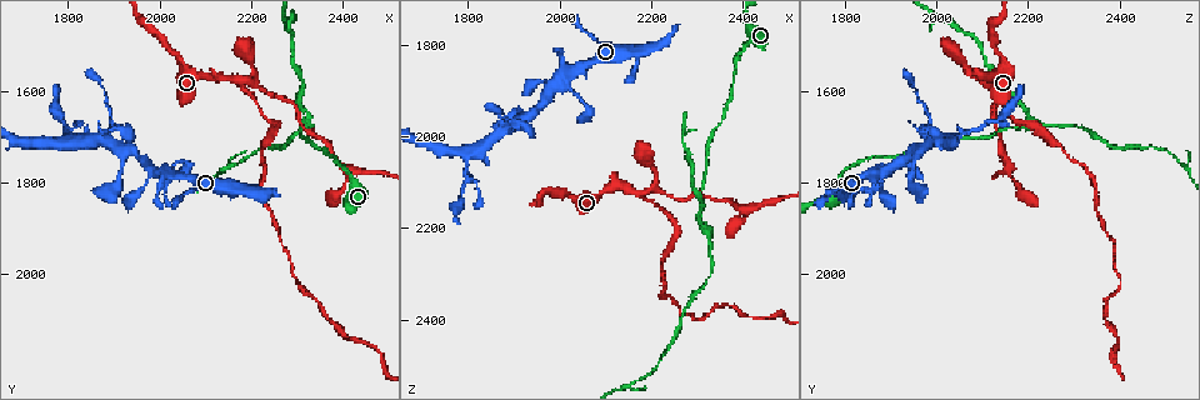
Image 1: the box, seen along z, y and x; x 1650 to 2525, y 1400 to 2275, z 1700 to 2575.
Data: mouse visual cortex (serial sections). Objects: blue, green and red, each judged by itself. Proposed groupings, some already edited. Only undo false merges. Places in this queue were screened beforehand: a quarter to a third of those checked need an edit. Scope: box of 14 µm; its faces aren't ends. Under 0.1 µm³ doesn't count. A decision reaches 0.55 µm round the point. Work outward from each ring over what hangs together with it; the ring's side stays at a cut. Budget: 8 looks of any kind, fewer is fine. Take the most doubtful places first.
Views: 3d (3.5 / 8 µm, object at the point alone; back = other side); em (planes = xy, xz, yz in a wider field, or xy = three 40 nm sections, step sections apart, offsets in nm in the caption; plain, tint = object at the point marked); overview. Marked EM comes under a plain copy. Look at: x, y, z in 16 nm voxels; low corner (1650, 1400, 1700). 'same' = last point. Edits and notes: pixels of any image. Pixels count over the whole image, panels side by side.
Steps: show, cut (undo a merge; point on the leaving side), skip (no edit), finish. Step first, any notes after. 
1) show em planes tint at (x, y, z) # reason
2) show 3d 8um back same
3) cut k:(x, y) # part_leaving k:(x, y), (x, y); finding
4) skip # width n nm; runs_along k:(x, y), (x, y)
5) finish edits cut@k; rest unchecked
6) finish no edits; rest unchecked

show 3d 3.5um at (2175, 1580, 2125) # abrupt turn

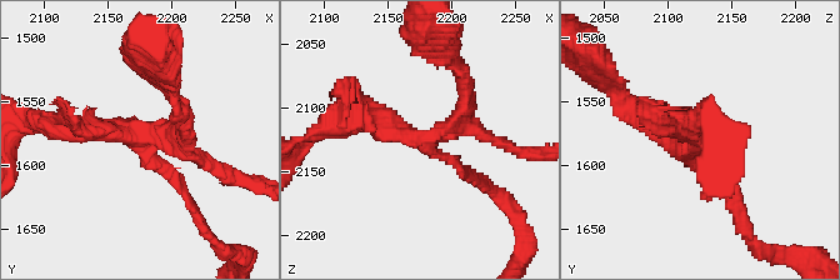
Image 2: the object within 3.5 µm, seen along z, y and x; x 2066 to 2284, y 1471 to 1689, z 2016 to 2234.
show em xy step 3 tint at (2174, 1580, 2124)

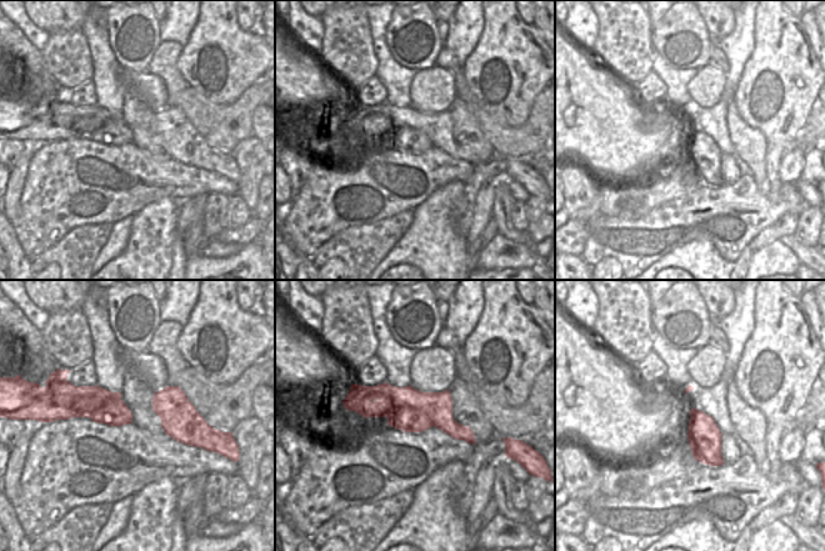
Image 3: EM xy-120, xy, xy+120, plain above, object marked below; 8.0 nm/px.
cut 2:(176, 183) # arms 4; arm_widths 100, 200, 200, 300 nm; part_leaving 2:(149, 149), (214, 241); two cells meet here

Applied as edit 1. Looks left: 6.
show overview # see it whole again

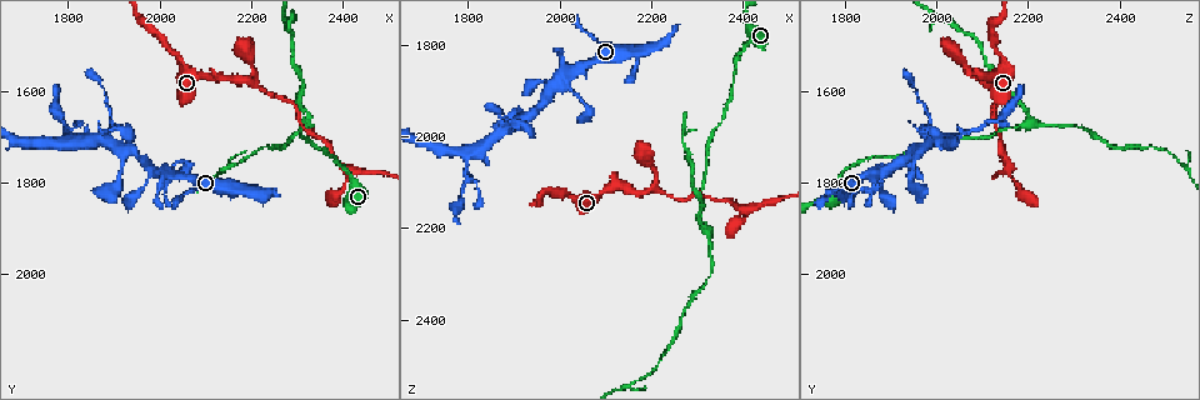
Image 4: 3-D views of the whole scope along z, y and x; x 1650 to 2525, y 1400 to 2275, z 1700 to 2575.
show 3d 8um at (2320, 1665, 2200) # branch point

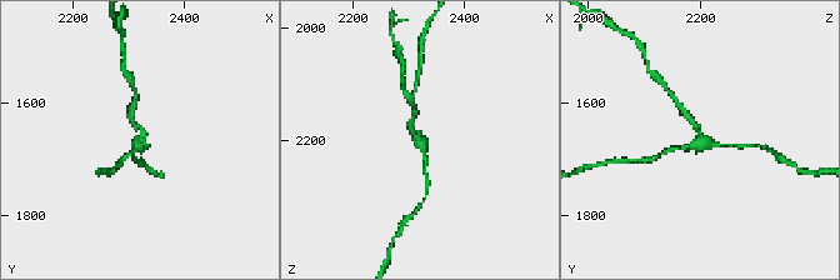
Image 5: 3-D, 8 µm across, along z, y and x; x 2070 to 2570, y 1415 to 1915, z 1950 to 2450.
show em xy step 1 tint at (2315, 1675, 2210) # arms 3; arm_widths 150, 150, 200 nm; shape alone is not enough

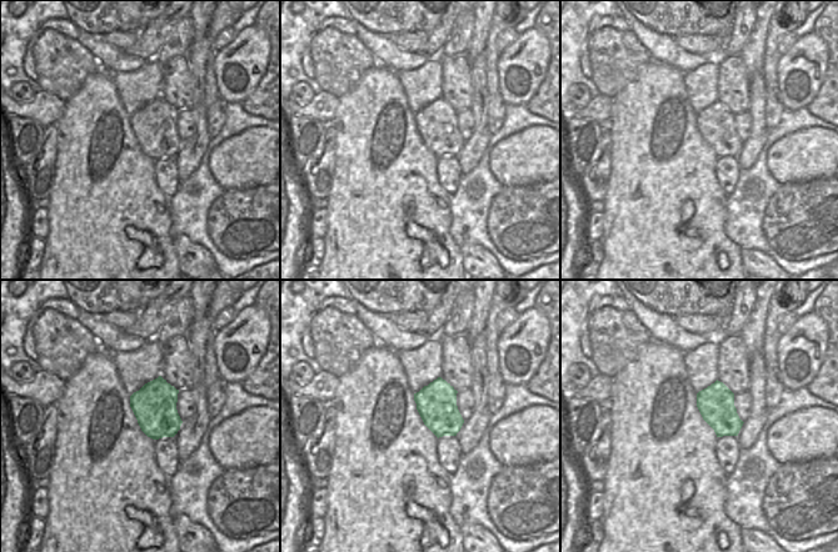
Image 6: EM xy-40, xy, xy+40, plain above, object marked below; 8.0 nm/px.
cut 5:(130, 114) # part_leaving 5:(143, 135), (130, 115), (135, 96); two cells meet here

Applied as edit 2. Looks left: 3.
show 3d 3.5um at (2010, 1785, 1875) # calibre changes

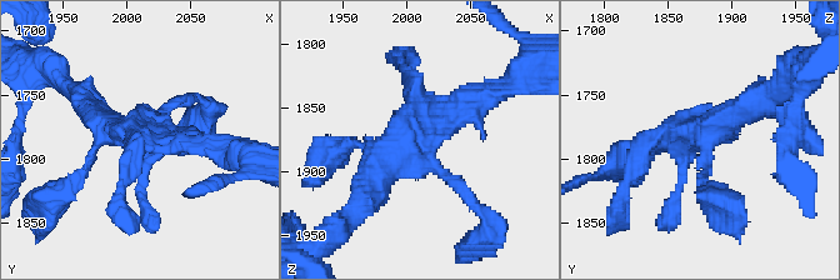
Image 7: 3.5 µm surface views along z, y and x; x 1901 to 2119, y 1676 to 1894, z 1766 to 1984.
show em xy step 3 tint at (2008, 1780, 1870) # need the tissue

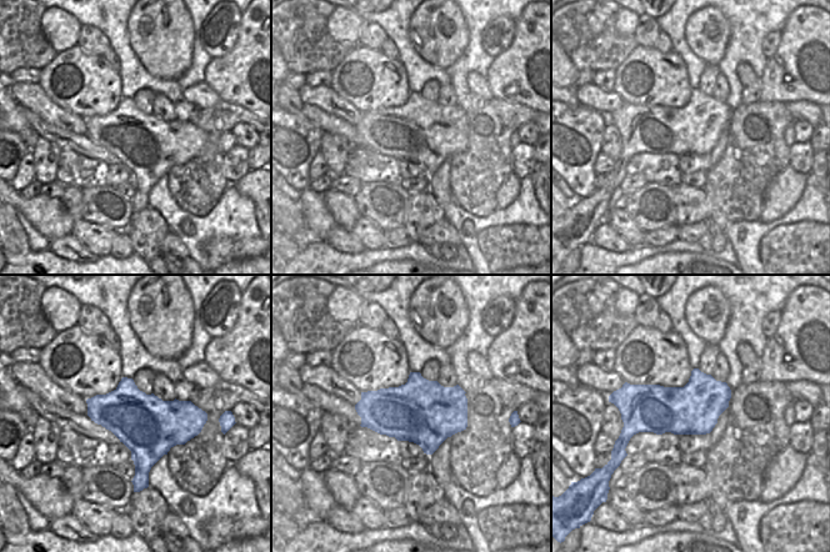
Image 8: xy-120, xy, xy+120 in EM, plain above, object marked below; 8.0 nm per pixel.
skip # one cell here

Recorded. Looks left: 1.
finish edits cut@2, cut@5; rest unchecked

